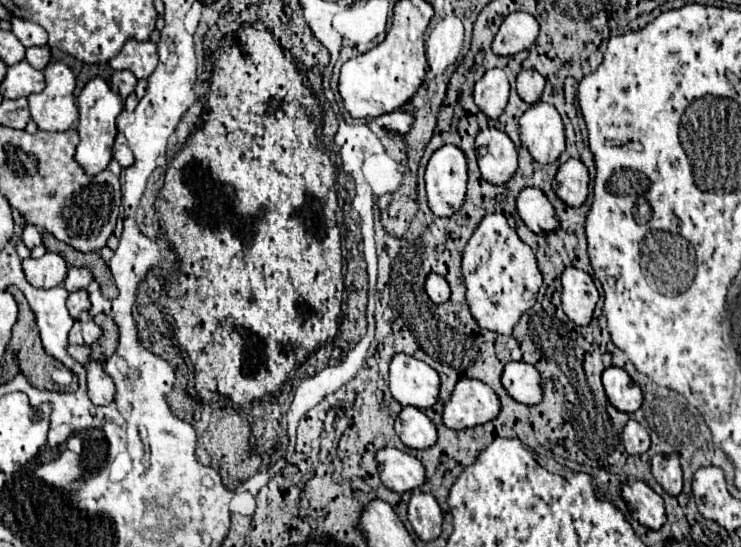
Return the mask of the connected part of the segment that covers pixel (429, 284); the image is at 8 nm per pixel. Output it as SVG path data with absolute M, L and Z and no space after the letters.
M429 274L429 278L425 278L425 292L427 296L435 302L435 304L441 304L449 298L449 284L443 276L439 274Z

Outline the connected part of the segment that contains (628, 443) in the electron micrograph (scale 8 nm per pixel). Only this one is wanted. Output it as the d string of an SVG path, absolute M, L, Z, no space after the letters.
M629 420L625 424L623 446L629 454L643 454L649 450L649 434L637 420Z

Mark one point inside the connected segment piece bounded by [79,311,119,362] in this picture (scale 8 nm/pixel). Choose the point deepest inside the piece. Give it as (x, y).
(107, 344)

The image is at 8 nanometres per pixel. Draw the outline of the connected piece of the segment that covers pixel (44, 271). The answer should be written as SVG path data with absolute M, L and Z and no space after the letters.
M47 252L43 258L27 258L21 262L25 278L35 288L53 288L63 284L67 264L59 254Z

